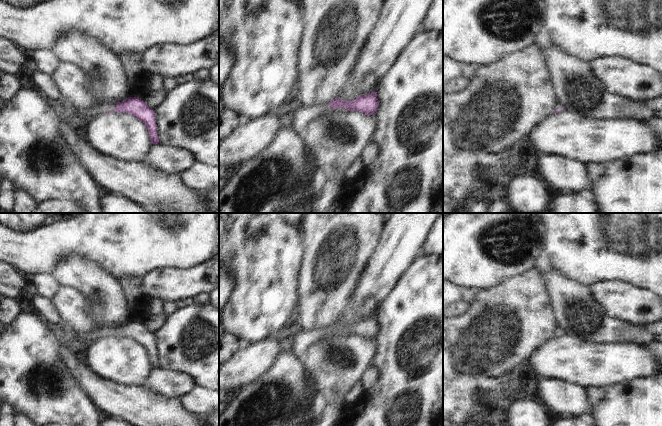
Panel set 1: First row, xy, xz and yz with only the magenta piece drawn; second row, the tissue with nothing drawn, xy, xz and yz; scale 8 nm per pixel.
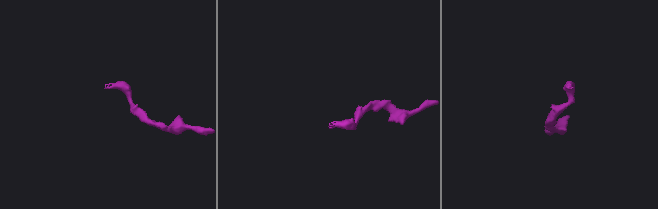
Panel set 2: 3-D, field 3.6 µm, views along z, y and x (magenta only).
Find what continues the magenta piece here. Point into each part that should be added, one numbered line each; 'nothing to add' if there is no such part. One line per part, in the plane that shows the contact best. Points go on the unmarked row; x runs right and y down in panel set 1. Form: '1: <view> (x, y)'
1: xy (93, 336)

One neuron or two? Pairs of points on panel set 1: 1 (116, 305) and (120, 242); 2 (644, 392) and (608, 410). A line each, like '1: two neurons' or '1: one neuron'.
1: two neurons
2: one neuron

